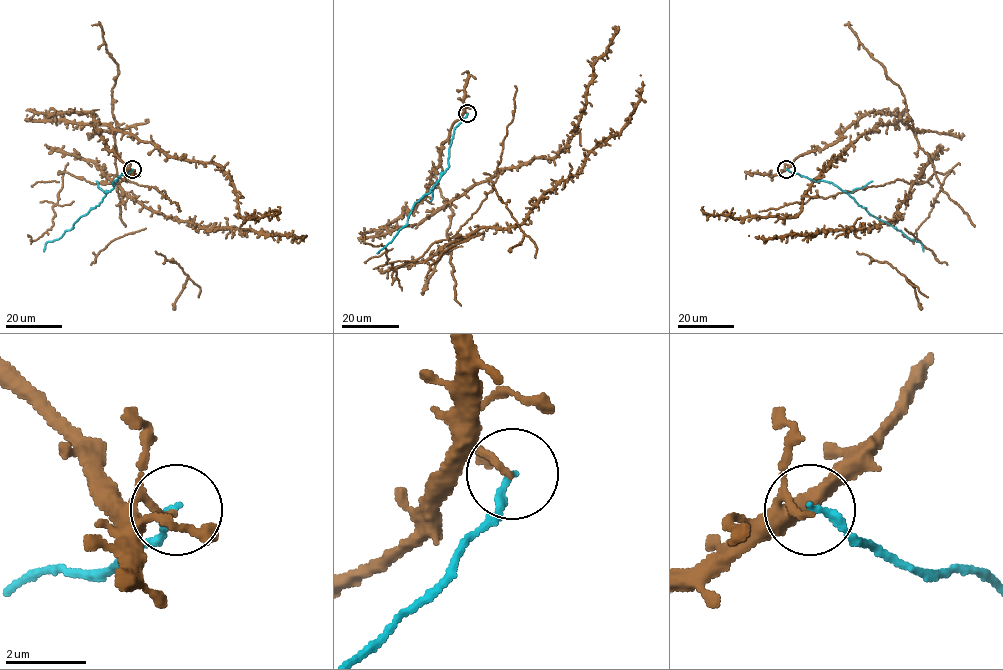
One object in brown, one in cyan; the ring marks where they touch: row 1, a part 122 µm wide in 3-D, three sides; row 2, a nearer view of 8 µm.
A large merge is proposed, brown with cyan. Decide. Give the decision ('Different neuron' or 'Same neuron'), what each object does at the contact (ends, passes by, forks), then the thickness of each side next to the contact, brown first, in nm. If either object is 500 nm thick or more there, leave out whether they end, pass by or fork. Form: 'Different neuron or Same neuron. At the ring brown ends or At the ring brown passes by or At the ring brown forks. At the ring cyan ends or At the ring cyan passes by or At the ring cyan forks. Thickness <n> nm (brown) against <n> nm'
Different neuron. At the ring brown ends. At the ring cyan ends. Thickness 150 nm (brown) against 190 nm

